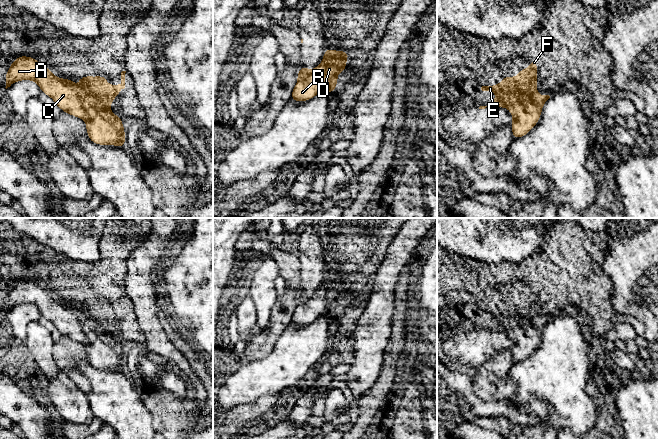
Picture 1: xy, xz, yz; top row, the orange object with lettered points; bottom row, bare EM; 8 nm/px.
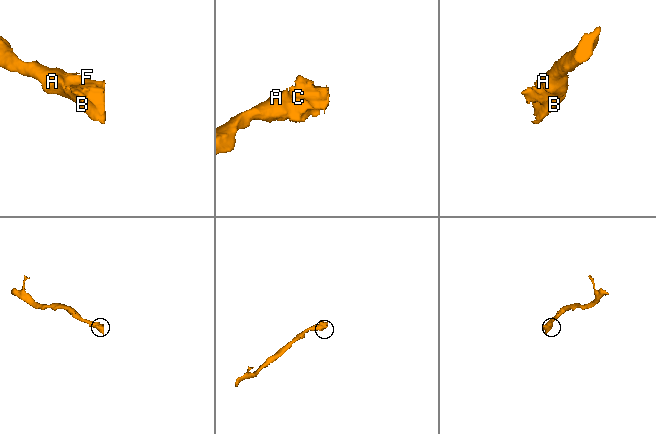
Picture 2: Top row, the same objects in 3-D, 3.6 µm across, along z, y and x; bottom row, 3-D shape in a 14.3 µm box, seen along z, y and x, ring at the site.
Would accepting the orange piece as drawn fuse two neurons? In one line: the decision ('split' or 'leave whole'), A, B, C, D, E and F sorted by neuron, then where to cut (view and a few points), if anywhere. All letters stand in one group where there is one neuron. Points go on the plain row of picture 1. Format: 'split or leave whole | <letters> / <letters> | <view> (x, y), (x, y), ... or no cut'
split | A C / B D E F | xy (60, 303), (65, 305), (79, 321), (87, 338), (86, 345)

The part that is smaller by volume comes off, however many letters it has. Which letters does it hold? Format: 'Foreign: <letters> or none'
Foreign: B, D, E, F

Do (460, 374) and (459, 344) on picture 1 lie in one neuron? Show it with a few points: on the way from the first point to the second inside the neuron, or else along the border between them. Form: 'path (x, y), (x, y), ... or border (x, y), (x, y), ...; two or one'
border (456, 363), (472, 372); two

